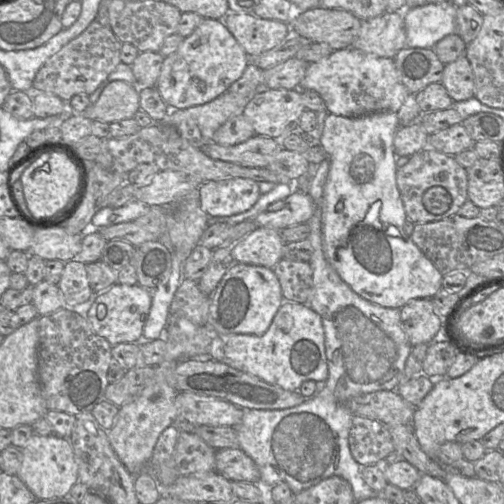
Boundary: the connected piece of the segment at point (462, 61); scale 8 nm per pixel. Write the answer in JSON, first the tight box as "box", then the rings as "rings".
{"box":[441,55,475,102],"rings":[[[465,55],[445,65],[441,83],[454,102],[475,97],[474,75]]]}

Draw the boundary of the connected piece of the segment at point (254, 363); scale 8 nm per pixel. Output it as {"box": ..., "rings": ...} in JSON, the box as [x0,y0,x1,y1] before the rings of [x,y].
{"box":[223,301,328,391],"rings":[[[284,301],[263,335],[233,334],[223,340],[227,365],[284,390],[298,391],[305,381],[328,378],[322,319],[306,304]]]}

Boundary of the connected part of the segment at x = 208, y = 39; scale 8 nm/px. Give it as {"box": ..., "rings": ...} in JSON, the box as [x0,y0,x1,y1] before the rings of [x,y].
{"box":[156,18,250,109],"rings":[[[203,18],[178,49],[165,57],[156,87],[170,109],[205,104],[228,90],[250,63],[250,58],[223,21]]]}

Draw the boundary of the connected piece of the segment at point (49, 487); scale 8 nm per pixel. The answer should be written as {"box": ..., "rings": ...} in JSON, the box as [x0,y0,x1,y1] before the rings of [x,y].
{"box":[17,435,78,500],"rings":[[[33,435],[22,447],[23,460],[17,476],[35,495],[37,500],[47,500],[68,495],[78,482],[78,465],[69,438],[57,435]]]}

